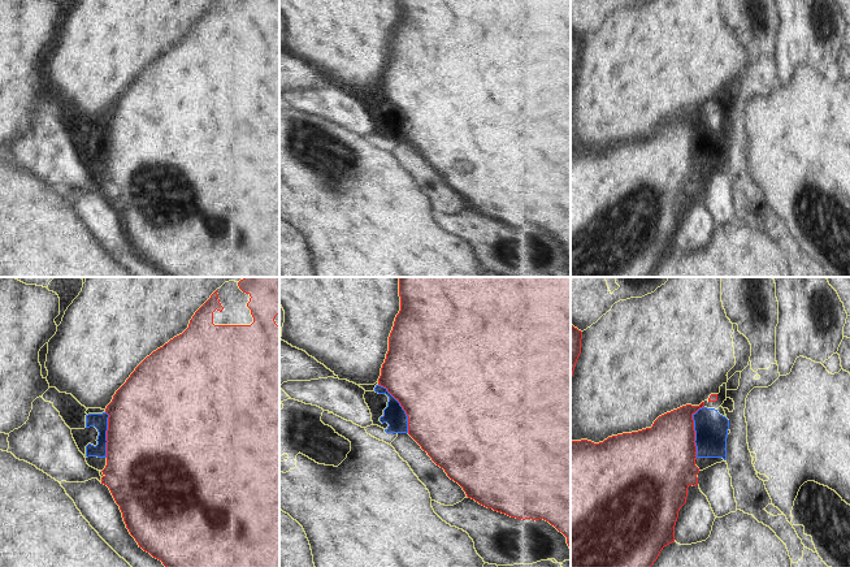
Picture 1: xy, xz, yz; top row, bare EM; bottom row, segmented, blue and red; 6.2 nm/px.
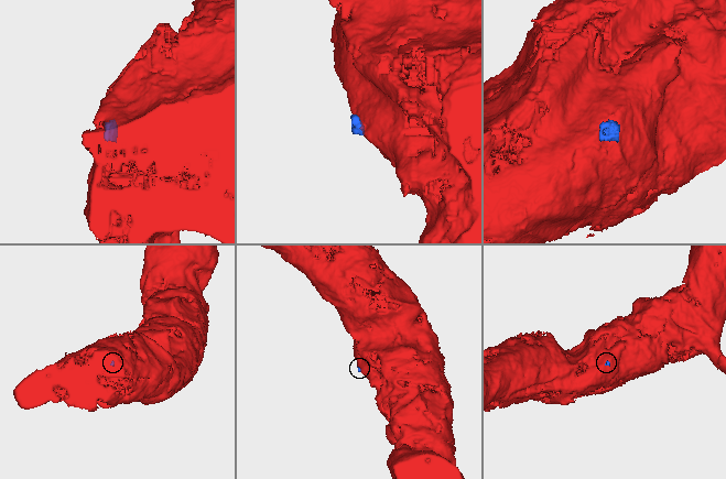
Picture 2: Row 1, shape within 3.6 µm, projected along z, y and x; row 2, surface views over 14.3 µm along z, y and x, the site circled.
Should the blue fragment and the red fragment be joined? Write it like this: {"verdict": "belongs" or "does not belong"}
{"verdict": "belongs"}

